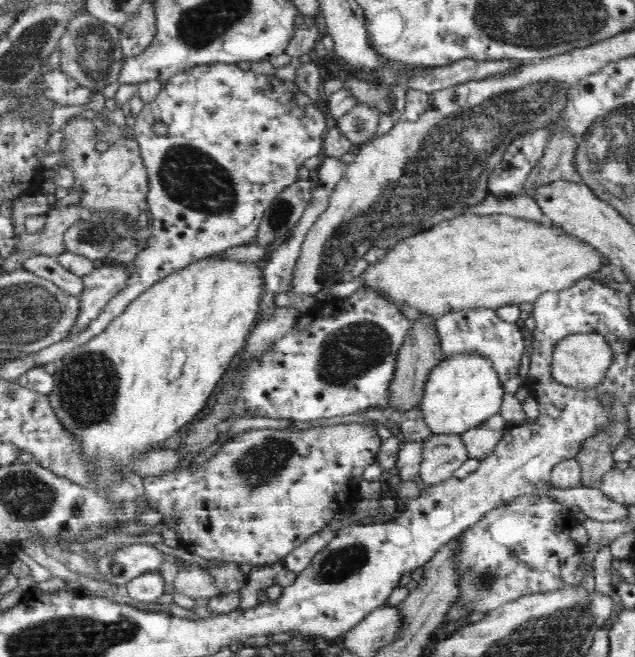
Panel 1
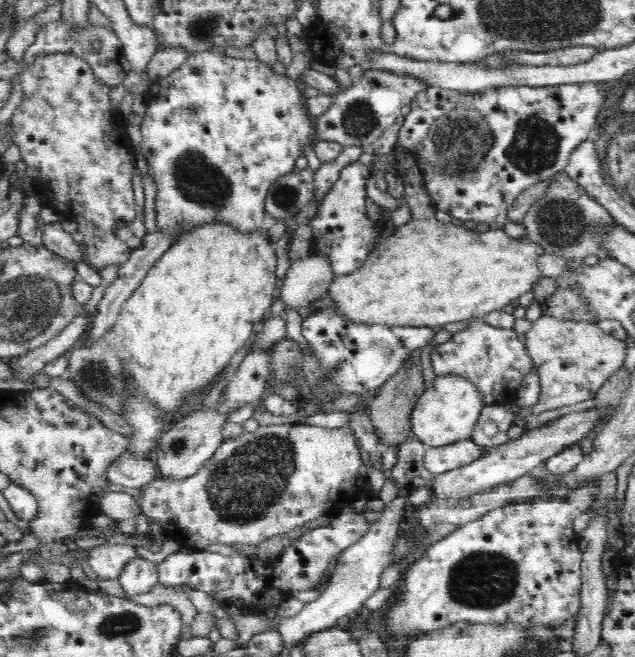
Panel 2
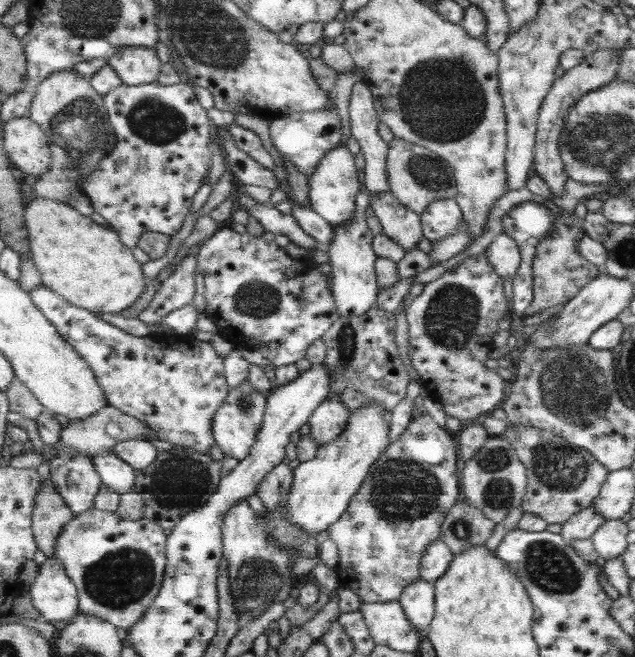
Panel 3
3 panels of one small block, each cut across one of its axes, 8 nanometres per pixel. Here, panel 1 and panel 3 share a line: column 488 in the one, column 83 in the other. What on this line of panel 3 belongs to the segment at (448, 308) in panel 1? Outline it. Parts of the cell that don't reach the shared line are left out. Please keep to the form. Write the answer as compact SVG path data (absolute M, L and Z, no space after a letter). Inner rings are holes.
M35 197L27 206L26 224L29 231L29 242L32 260L37 270L41 272L43 286L53 289L65 297L71 304L80 305L95 313L120 313L131 304L135 304L145 292L145 274L141 262L135 260L131 248L125 246L120 239L120 233L109 230L81 214L70 204Z

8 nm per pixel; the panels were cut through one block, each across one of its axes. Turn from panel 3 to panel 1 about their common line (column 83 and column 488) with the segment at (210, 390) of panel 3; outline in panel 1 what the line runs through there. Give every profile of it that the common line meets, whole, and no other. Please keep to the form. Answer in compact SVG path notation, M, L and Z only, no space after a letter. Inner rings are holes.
M466 308L444 313L435 322L435 326L439 331L445 357L458 352L475 350L492 360L502 384L518 374L520 360L524 356L521 322L512 323L502 320L494 308Z

